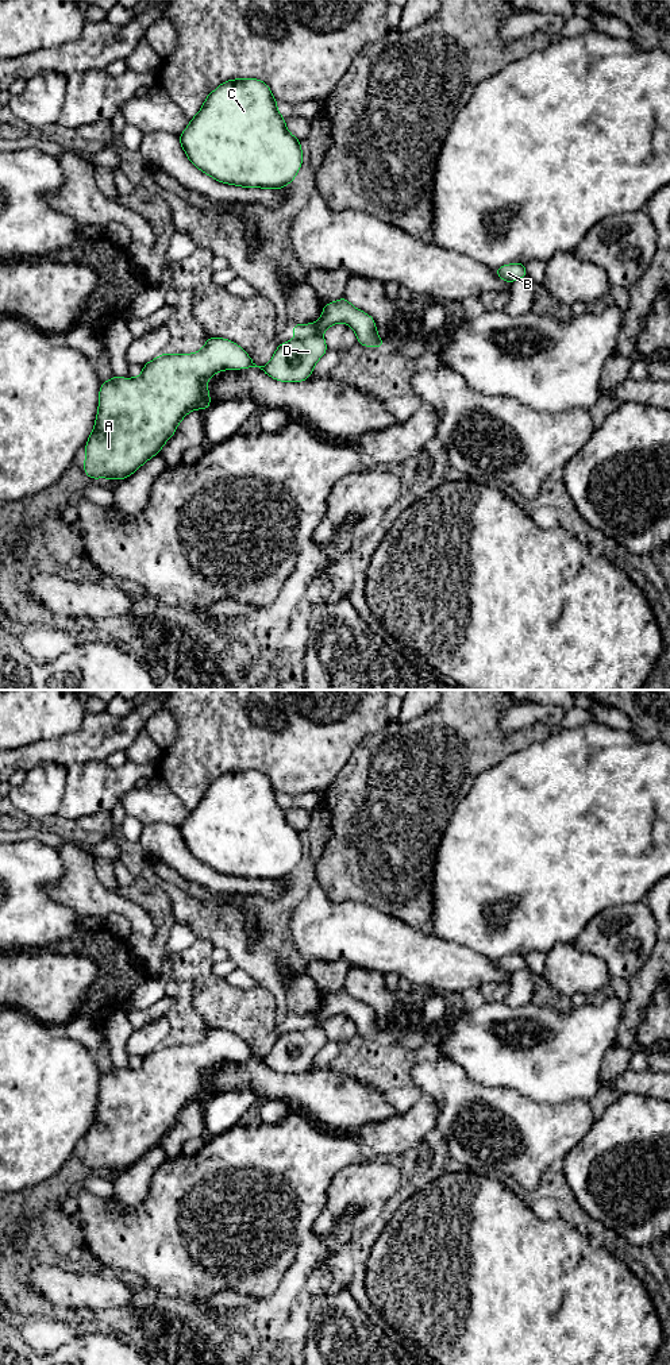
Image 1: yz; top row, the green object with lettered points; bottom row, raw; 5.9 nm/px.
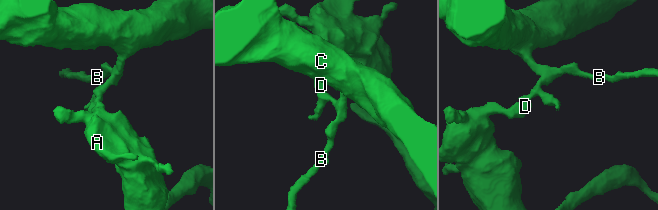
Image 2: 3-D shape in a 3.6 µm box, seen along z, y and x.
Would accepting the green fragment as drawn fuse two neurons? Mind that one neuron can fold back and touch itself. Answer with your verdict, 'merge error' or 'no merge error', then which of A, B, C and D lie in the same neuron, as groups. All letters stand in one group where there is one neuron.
merge error | A D / B C

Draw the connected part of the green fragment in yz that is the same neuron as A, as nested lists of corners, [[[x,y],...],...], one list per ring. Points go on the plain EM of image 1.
[[[321,1026],[294,1030],[278,1036],[267,1056],[257,1057],[236,1034],[223,1029],[209,1029],[203,1041],[193,1045],[161,1045],[143,1056],[136,1069],[113,1067],[103,1073],[99,1084],[96,1114],[85,1135],[84,1162],[91,1171],[126,1171],[174,1126],[180,1113],[193,1100],[208,1100],[212,1095],[207,1072],[222,1061],[259,1059],[281,1073],[303,1073],[326,1045],[327,1034]]]

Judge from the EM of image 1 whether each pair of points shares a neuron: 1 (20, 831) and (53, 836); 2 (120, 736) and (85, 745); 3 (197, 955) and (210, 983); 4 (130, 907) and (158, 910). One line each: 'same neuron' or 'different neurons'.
1: same neuron
2: same neuron
3: same neuron
4: different neurons

